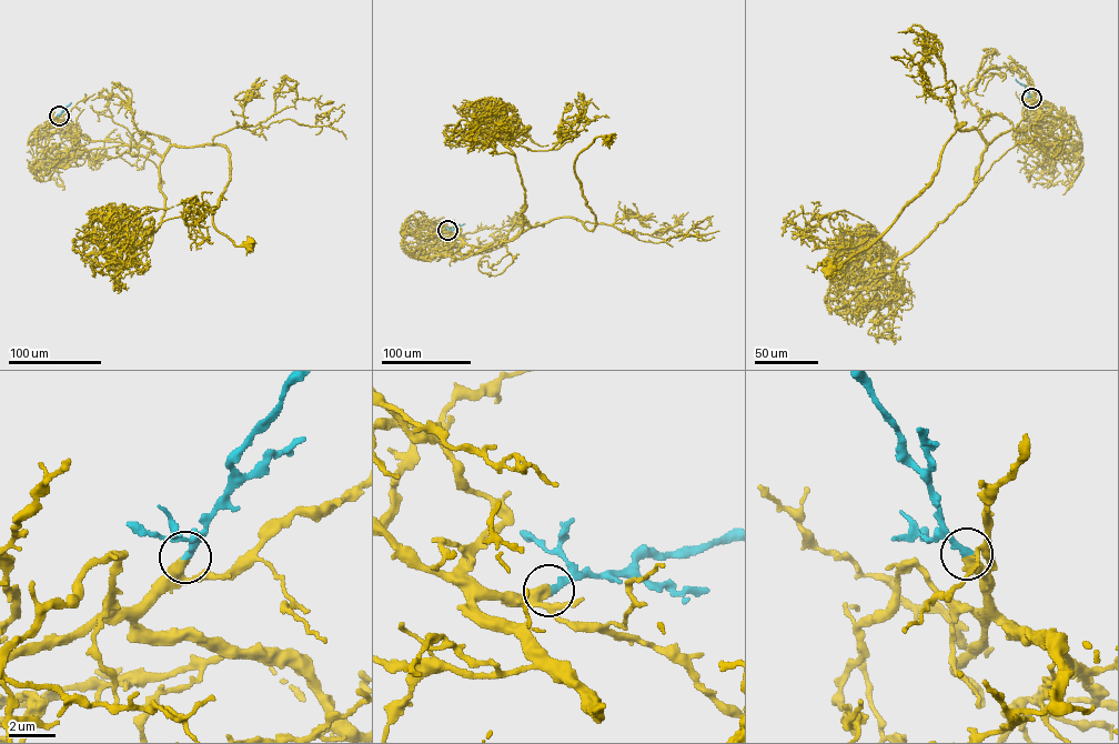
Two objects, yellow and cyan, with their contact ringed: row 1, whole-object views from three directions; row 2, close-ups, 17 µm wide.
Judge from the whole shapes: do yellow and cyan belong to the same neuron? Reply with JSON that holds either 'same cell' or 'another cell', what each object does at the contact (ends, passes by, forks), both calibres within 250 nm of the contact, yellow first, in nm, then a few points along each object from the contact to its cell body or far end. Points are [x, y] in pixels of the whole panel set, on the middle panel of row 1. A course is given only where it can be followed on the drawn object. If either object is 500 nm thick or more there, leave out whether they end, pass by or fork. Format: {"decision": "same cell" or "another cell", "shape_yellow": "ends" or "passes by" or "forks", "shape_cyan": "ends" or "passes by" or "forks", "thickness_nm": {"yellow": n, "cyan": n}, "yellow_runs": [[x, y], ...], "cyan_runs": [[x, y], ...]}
{"decision": "same cell", "thickness_nm": {"yellow": 550, "cyan": 320}, "yellow_runs": [[447, 230], [479, 248], [561, 218], [593, 230], [596, 218], [574, 163], [596, 137], [607, 138]], "cyan_runs": [[447, 230], [464, 223]]}

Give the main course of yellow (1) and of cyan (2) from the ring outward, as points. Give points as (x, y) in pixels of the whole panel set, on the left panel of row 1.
1: (59, 116), (84, 139), (161, 156), (172, 146), (224, 146), (230, 179), (212, 223), (235, 245), (249, 245)
2: (59, 116), (71, 102)

